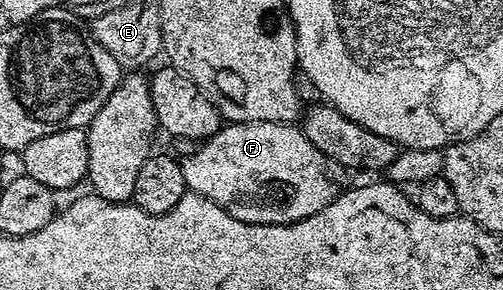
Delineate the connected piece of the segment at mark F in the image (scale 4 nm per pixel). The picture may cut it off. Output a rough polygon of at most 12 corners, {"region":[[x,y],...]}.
{"region":[[228,123],[180,168],[216,203],[288,179],[304,218],[346,187],[299,126]]}

